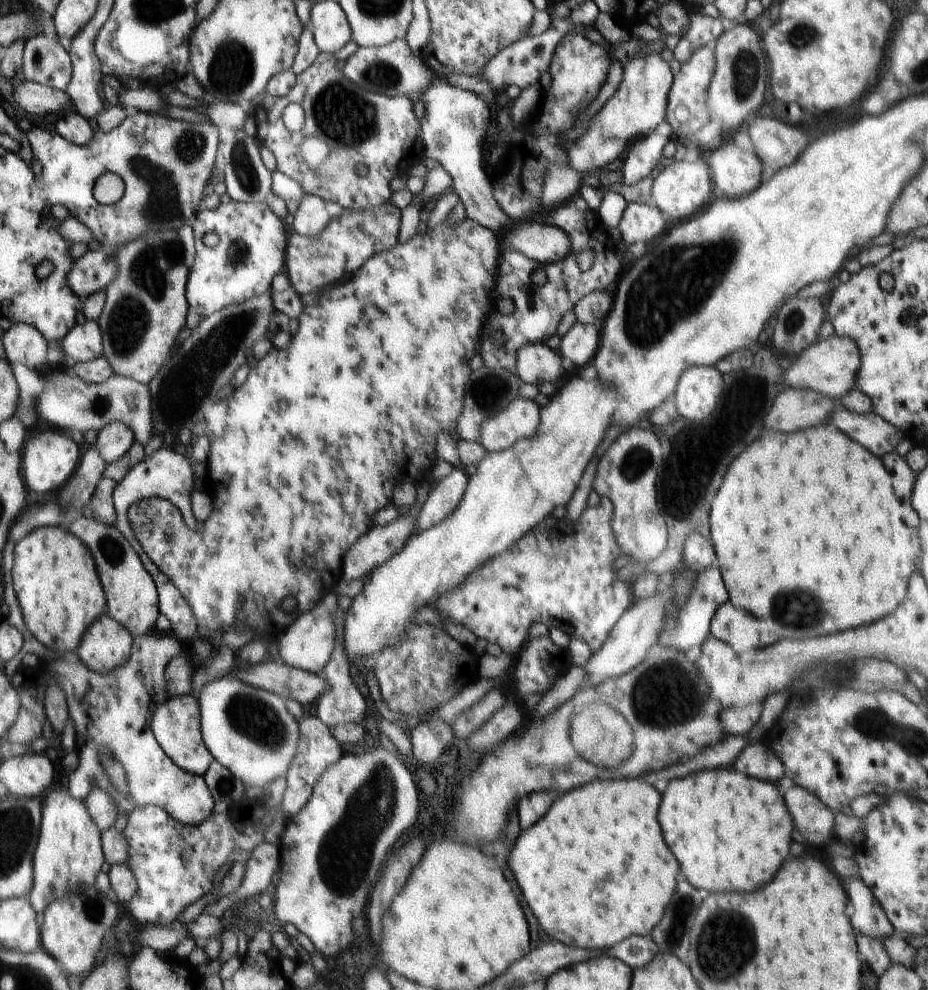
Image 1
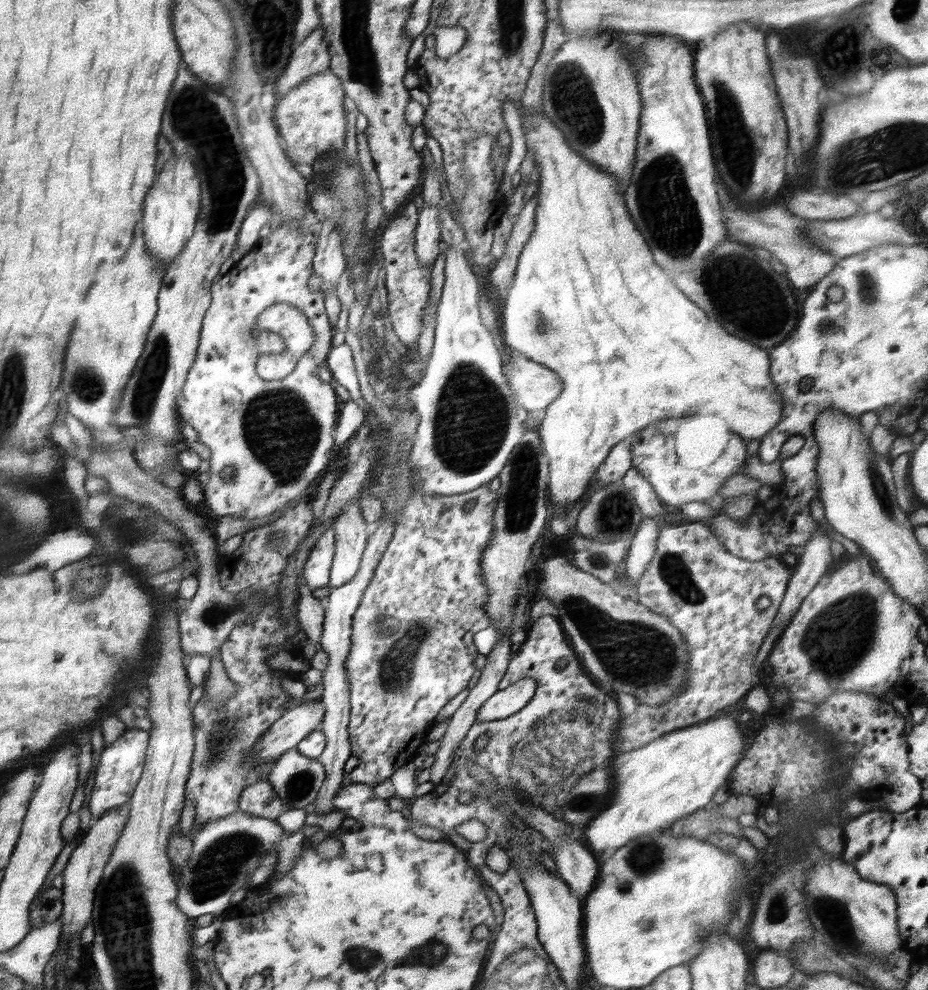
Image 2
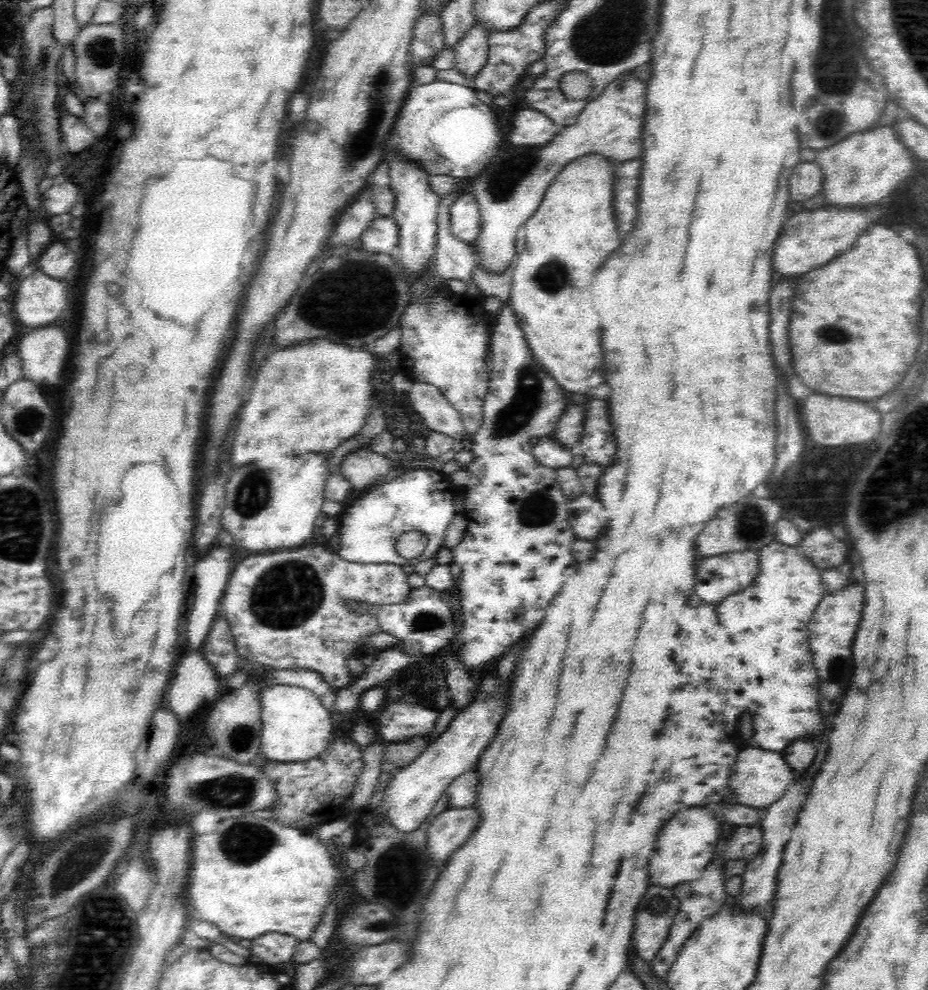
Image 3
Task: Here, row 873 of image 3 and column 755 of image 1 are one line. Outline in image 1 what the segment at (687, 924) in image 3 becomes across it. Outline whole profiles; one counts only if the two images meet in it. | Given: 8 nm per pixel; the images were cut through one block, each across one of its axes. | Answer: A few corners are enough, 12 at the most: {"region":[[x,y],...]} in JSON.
{"region":[[761,704],[721,710],[727,736],[747,736],[757,724]]}

